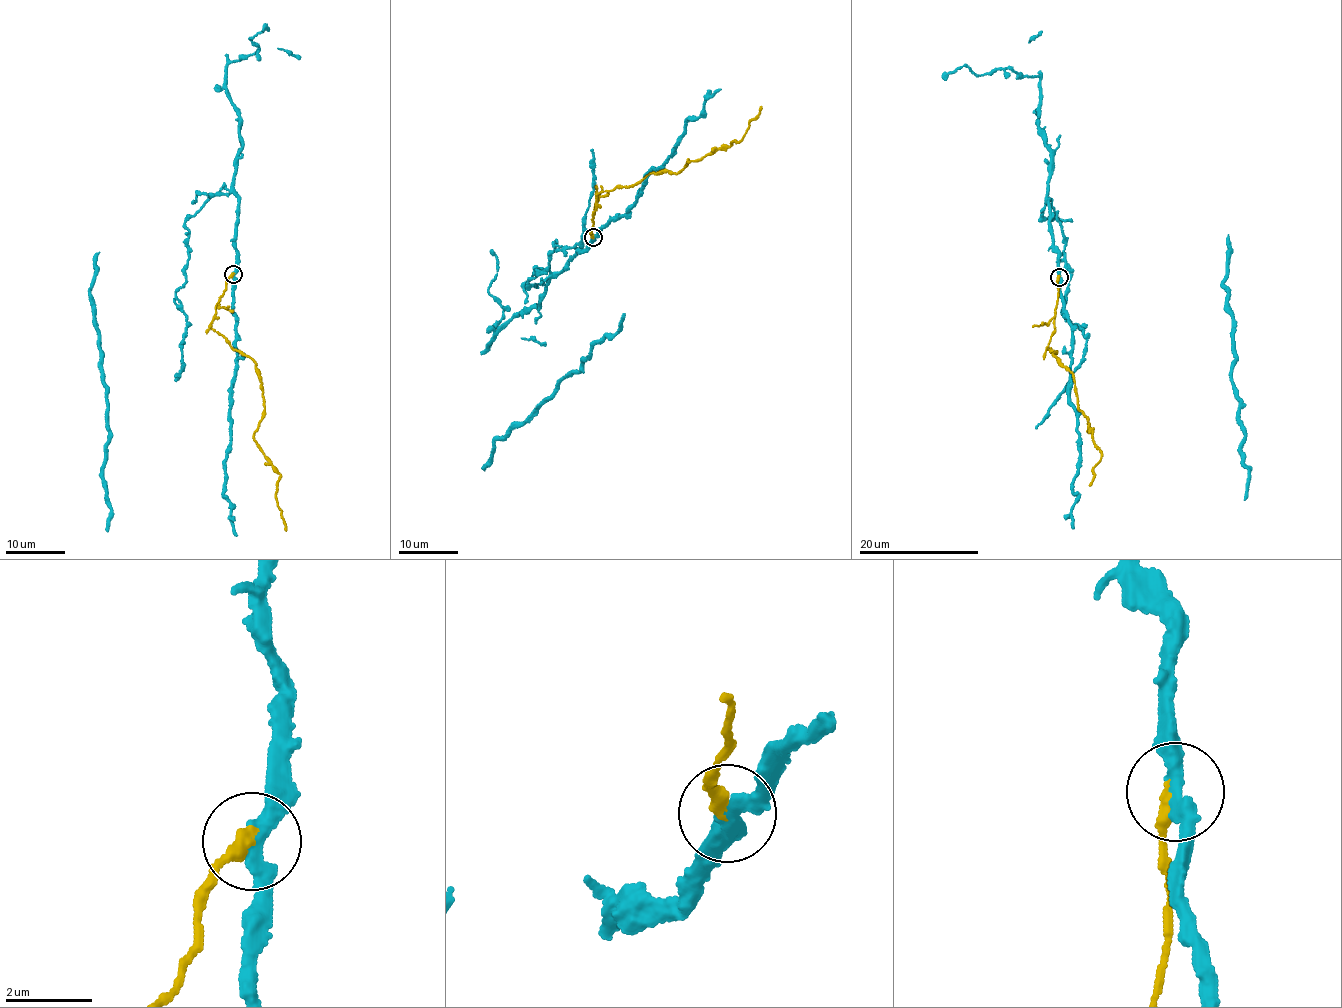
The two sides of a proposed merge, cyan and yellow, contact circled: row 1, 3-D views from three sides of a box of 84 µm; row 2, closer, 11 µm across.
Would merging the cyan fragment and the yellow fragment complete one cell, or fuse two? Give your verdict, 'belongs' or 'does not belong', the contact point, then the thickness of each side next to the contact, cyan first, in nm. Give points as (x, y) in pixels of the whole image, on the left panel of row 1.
does not belong; place (233, 274); calibres 320 and 320 nm

